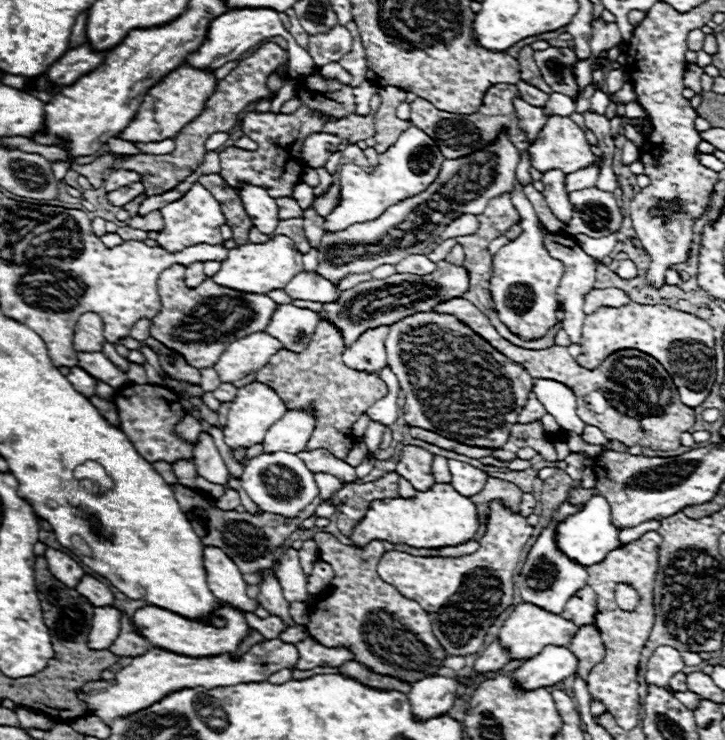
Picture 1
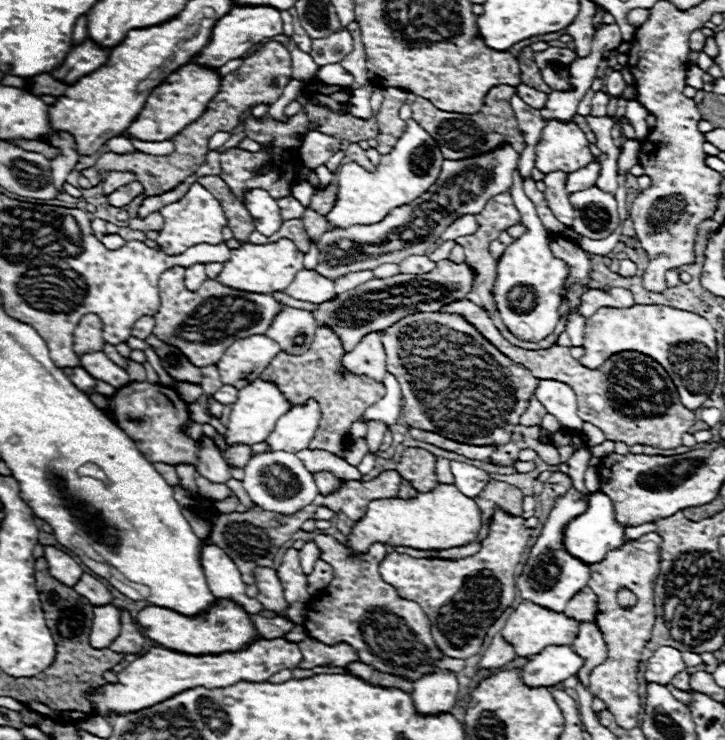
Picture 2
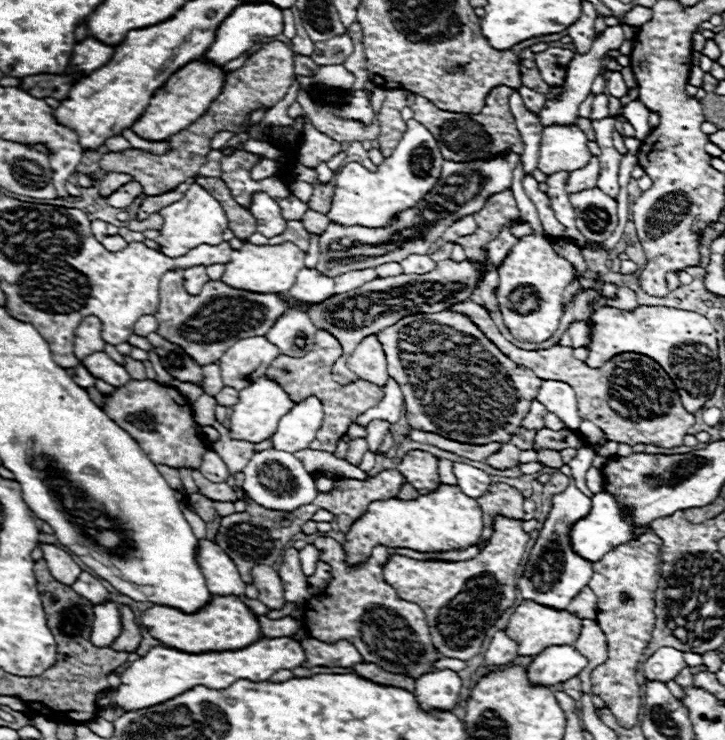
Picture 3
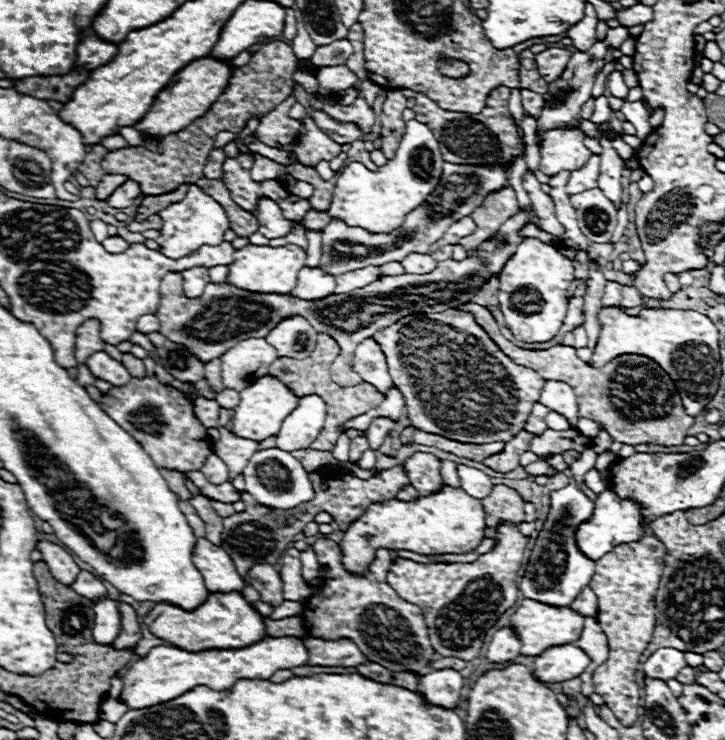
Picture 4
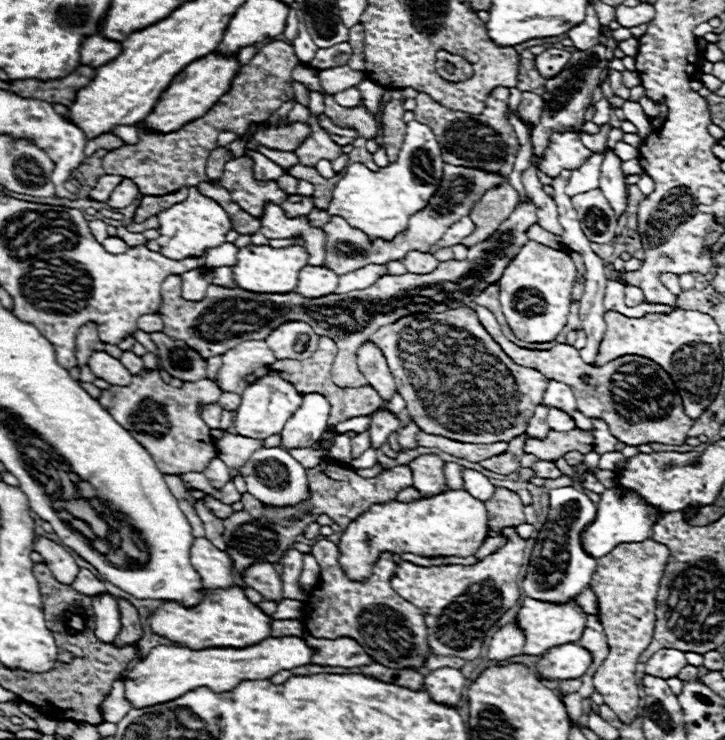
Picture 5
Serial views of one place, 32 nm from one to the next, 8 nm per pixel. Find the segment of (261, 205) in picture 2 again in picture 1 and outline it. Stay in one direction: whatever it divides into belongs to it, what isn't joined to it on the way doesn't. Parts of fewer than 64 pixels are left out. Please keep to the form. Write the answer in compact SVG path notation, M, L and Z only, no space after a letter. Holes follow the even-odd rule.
M242 184L238 196L244 202L244 212L252 218L252 224L260 232L270 236L280 220L274 198L270 198L268 192L262 190L260 186L252 186L252 184Z

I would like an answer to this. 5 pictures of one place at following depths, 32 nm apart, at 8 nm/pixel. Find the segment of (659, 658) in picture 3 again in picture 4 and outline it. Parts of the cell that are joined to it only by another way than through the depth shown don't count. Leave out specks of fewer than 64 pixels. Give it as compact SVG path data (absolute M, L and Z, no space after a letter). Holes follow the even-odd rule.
M660 648L644 662L644 674L648 678L660 678L666 682L670 678L676 678L684 666L688 666L684 652L676 648Z

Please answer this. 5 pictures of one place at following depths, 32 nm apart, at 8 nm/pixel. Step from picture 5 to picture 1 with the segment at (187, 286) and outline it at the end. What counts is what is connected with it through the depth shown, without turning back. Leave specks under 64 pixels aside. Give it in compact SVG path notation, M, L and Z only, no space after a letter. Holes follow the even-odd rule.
M194 262L194 264L186 266L186 284L188 286L198 286L202 280L206 280L202 262Z

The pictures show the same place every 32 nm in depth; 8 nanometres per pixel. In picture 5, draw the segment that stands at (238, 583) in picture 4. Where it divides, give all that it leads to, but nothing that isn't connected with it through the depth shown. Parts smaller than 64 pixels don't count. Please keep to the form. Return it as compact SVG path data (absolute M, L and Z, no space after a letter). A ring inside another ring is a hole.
M196 538L190 550L190 560L202 578L204 588L228 588L244 586L242 576L234 570L230 556L218 550L206 538Z

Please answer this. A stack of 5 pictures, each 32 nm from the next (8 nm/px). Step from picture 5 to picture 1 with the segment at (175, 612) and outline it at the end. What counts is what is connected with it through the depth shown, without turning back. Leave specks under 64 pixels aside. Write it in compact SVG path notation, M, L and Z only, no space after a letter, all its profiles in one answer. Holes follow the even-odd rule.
M224 604L222 608L222 618L226 618L226 628L214 628L214 626L204 626L200 622L192 622L186 620L170 610L162 610L158 606L144 606L140 610L134 612L132 616L132 626L136 628L136 632L140 636L144 636L152 646L162 648L162 650L170 650L176 654L184 654L184 656L192 656L192 658L204 658L204 656L212 656L212 654L228 654L234 652L238 648L238 642L246 636L248 632L248 624L242 616L240 610Z

